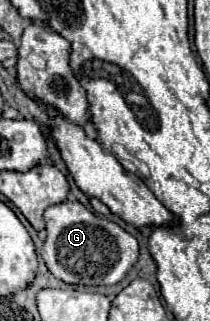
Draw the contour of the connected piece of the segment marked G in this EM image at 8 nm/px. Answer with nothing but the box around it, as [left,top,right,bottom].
[43,200,137,286]

